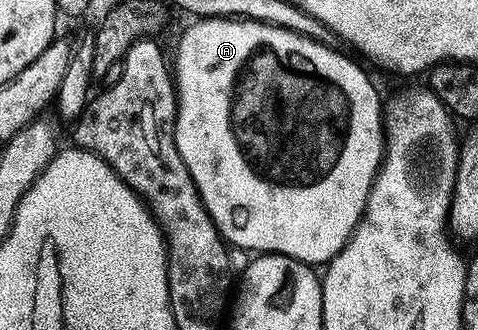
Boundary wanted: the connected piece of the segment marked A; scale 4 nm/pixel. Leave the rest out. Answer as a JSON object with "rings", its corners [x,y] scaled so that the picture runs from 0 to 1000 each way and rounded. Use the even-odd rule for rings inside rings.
{"rings":[[[416,55],[402,70],[406,73],[383,100],[381,121],[372,130],[372,173],[366,182],[362,176],[360,185],[360,236],[368,255],[368,285],[372,294],[372,364],[364,373],[364,412],[368,415],[368,452],[377,452],[385,500],[393,512],[393,524],[402,536],[402,548],[427,609],[427,621],[439,630],[439,655],[454,682],[456,703],[464,709],[475,739],[487,742],[492,752],[504,755],[515,767],[531,761],[523,767],[607,773],[613,785],[626,785],[628,794],[651,803],[680,803],[688,797],[692,785],[703,779],[703,767],[711,767],[711,755],[720,755],[720,742],[732,724],[732,709],[741,703],[745,682],[757,667],[757,639],[766,630],[766,600],[774,582],[774,564],[782,555],[782,542],[791,530],[791,509],[799,500],[799,473],[803,467],[803,312],[801,303],[791,303],[791,276],[782,267],[780,245],[757,218],[755,197],[759,200],[759,194],[755,188],[749,188],[751,194],[738,191],[728,170],[713,167],[707,148],[665,130],[623,97],[579,82],[577,73],[548,70],[544,61],[513,55]]]}

